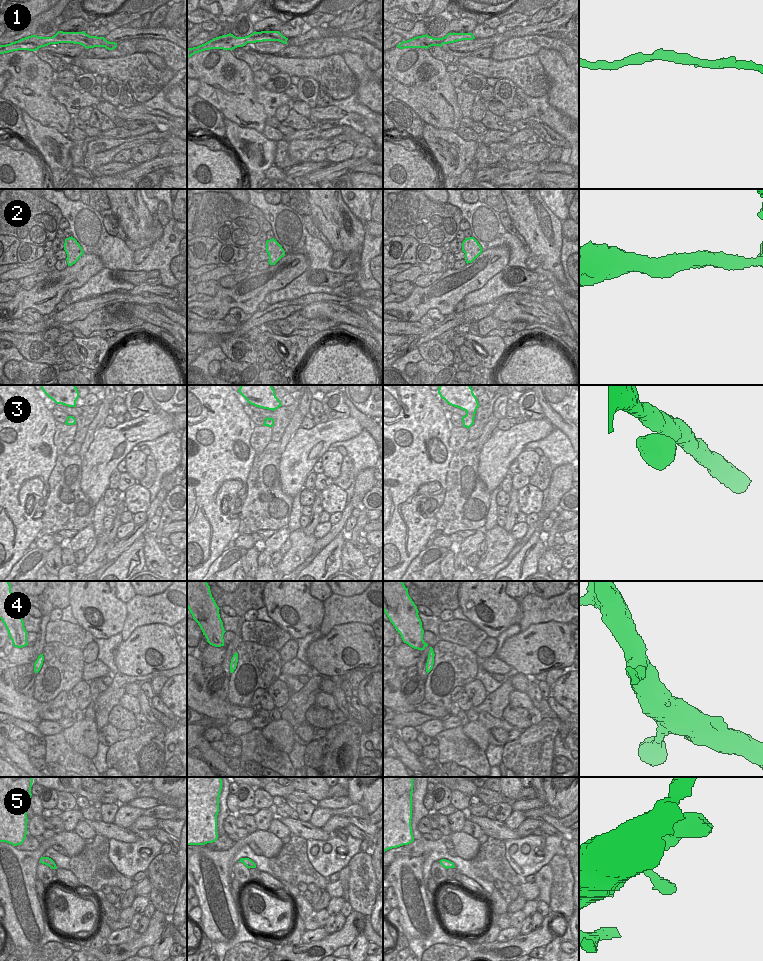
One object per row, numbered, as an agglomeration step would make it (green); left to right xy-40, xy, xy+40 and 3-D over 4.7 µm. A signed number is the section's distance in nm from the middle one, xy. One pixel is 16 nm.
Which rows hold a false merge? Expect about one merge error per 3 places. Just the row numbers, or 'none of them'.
none of them

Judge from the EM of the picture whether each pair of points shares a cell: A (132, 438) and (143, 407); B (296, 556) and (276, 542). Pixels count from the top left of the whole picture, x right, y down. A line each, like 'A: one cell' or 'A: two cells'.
A: two cells
B: two cells

